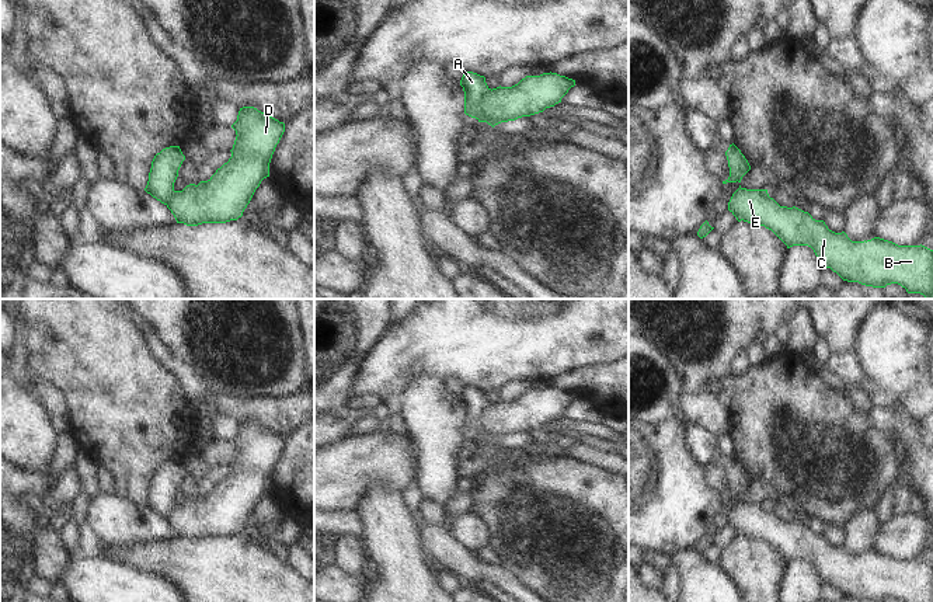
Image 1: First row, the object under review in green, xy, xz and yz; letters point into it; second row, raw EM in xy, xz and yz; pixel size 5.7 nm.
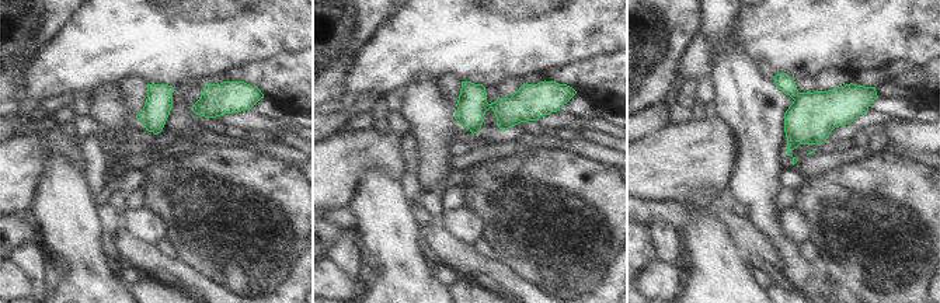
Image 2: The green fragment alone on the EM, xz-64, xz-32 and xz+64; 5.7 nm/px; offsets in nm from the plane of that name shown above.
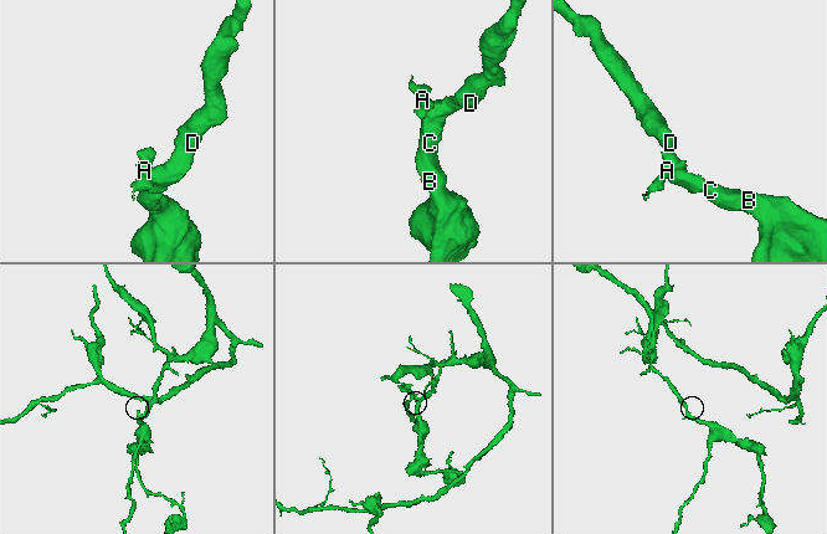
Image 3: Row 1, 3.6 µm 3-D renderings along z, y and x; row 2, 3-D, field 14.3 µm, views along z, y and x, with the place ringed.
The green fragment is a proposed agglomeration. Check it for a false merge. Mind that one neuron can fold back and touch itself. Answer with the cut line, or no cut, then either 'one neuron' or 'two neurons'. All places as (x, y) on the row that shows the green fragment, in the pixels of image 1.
xz (488, 89), (483, 96), (477, 118) | two neurons

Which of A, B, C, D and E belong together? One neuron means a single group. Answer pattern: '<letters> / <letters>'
A / B C D E

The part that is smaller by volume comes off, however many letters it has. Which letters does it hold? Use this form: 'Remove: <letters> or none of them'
Remove: A

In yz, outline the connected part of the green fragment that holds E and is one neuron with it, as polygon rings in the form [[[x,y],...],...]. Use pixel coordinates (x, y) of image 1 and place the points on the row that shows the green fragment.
[[[767,189],[735,191],[728,210],[744,220],[772,230],[787,248],[808,246],[825,268],[843,281],[885,288],[898,283],[908,293],[933,299],[933,250],[925,246],[898,246],[874,237],[852,241],[845,232],[835,233],[824,220],[815,220],[796,206],[780,206]]]

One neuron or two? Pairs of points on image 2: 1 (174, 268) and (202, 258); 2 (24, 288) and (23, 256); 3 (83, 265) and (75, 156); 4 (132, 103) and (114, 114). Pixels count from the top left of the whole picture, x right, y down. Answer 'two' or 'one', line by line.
1: two
2: two
3: two
4: two

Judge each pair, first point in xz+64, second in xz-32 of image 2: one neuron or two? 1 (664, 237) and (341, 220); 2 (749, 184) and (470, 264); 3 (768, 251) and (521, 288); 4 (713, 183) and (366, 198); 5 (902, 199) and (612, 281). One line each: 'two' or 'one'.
1: two
2: two
3: one
4: two
5: two

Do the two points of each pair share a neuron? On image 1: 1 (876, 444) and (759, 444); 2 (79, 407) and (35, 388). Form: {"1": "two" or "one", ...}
{"1": "one", "2": "two"}

